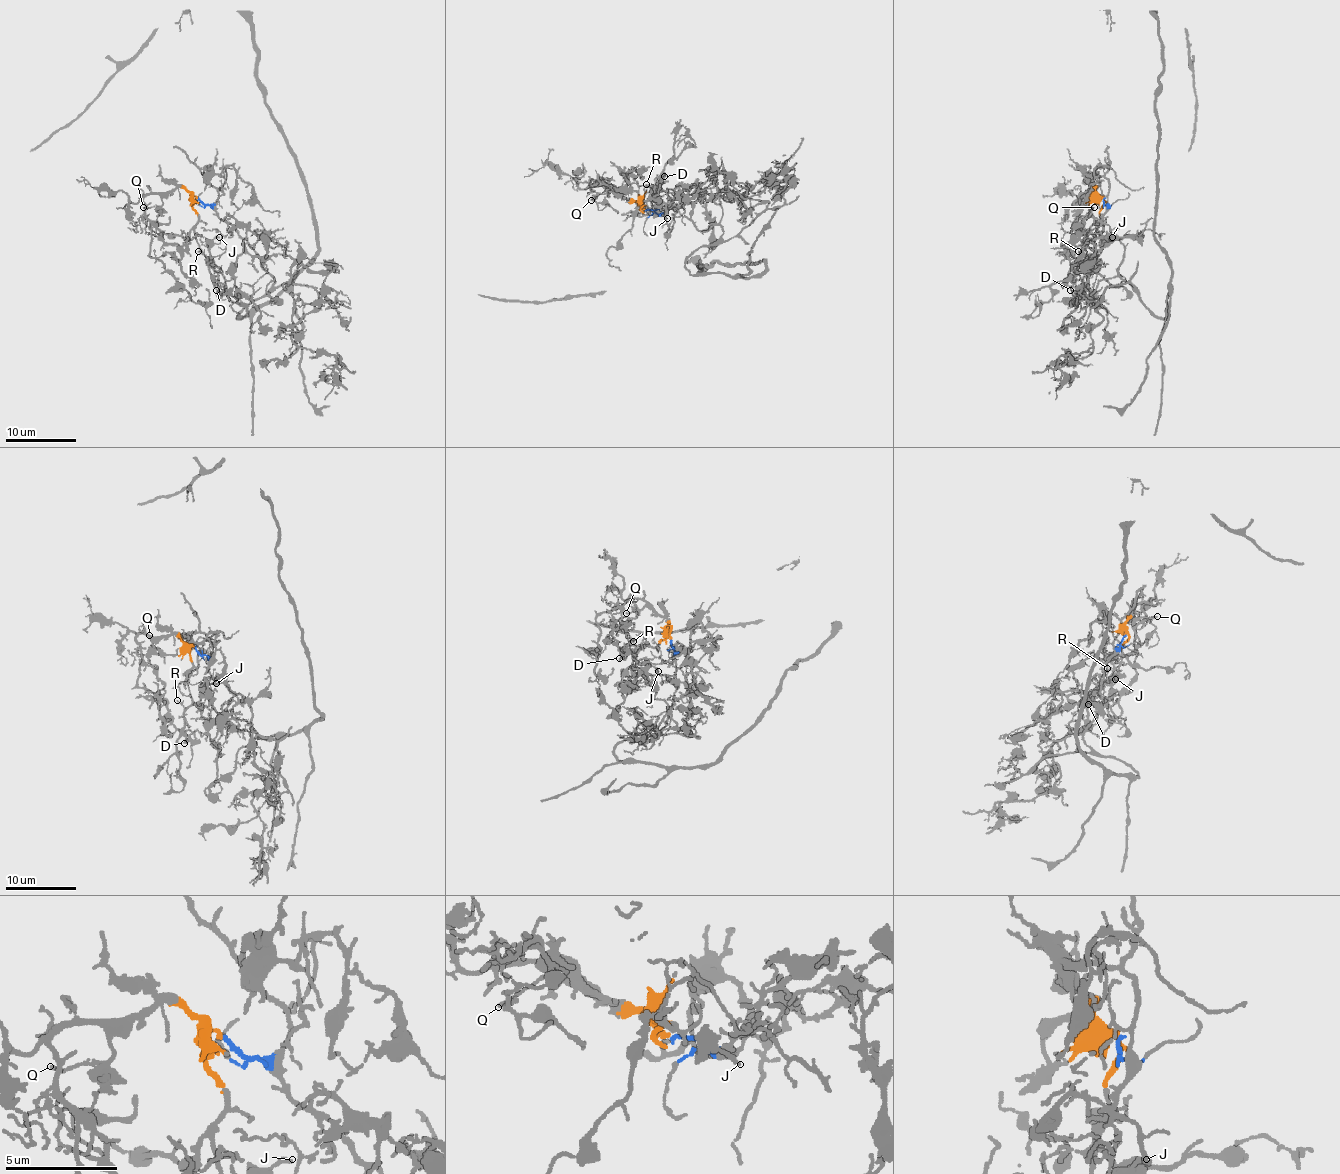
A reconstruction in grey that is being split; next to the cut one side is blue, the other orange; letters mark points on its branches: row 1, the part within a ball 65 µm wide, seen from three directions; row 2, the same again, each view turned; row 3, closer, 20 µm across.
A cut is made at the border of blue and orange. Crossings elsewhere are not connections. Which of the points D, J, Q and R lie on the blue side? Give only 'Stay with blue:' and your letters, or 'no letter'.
Stay with blue: no letter

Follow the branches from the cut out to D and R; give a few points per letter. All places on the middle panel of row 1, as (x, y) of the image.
D: (644, 209), (641, 209), (646, 206), (643, 202), (650, 200), (657, 183), (664, 176)
R: (644, 209), (641, 209), (646, 206), (643, 202), (650, 200), (655, 186), (646, 184)

